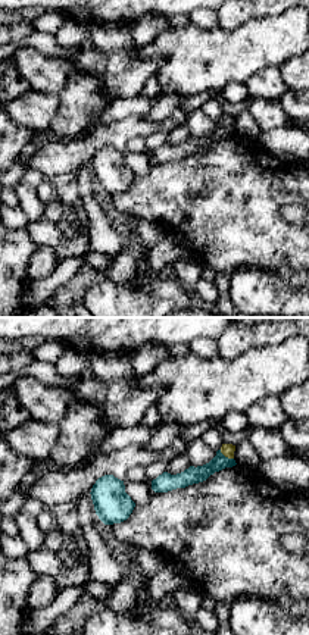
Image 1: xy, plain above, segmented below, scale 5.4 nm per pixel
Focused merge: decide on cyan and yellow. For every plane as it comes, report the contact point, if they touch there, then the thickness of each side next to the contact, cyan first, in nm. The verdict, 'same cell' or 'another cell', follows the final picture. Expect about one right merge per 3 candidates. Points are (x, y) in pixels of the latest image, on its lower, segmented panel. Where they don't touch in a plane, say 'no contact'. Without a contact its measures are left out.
(227, 457) | 100/70 nm

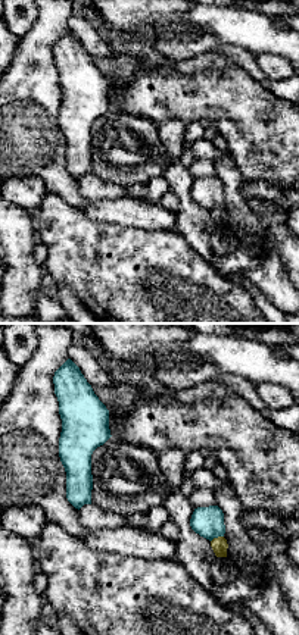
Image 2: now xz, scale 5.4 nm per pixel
(217, 537) | 170/90 nm

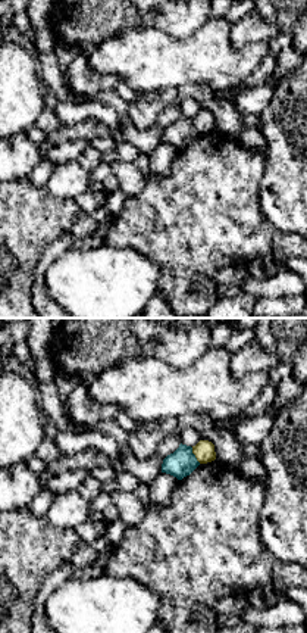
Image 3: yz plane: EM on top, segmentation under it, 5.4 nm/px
(194, 455) | 150/110 nm

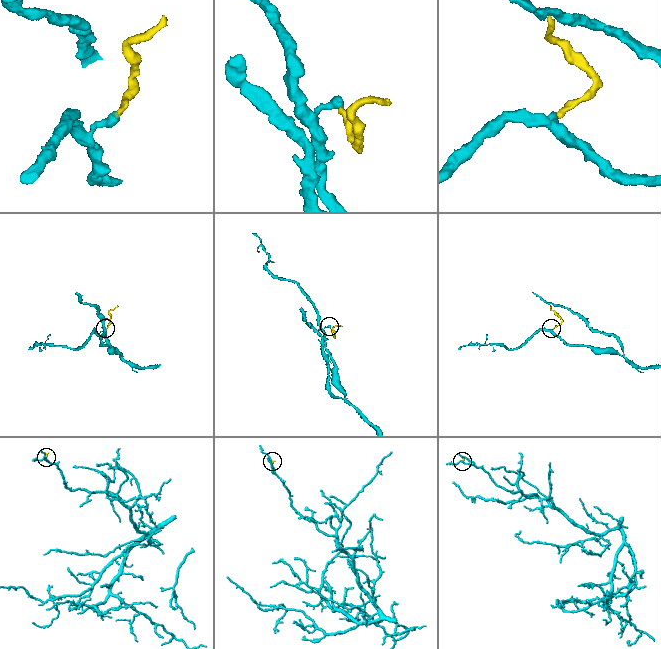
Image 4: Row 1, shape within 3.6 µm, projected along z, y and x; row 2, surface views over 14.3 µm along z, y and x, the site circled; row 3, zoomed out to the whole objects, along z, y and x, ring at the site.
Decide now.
another cell

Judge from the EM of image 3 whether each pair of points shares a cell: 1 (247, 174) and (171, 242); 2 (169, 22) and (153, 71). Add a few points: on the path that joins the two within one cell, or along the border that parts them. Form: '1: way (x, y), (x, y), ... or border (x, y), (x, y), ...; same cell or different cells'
1: way (228, 192), (199, 220), (190, 224); same cell
2: border (143, 25), (172, 37), (187, 37), (200, 27); different cells

